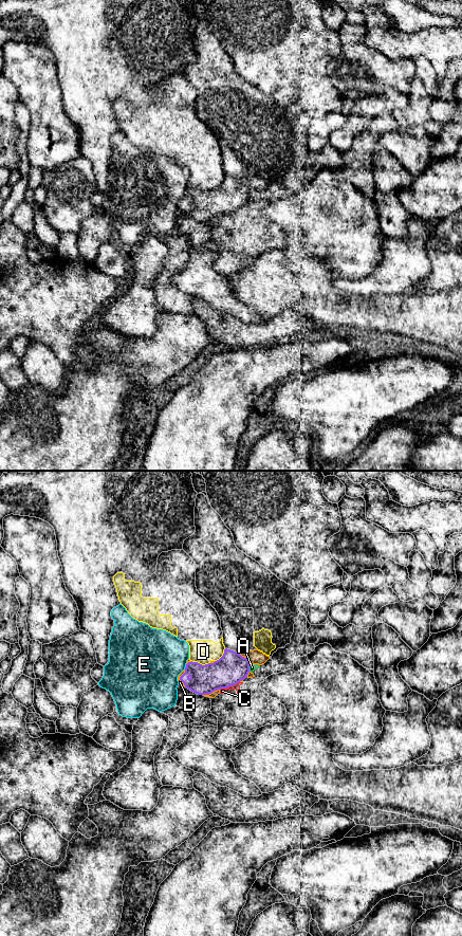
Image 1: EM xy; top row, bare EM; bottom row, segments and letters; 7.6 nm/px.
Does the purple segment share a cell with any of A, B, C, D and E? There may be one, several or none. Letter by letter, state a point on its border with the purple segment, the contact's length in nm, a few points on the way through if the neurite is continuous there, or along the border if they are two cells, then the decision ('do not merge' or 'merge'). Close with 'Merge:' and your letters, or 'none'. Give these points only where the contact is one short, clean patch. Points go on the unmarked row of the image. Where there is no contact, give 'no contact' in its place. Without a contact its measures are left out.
A: contact xy (248, 194); length 60 nm; do not merge
B: contact xy (246, 184); length 130 nm; merge
C: contact xy (229, 212); length 170 nm; border xy (239, 207), (220, 216); do not merge
D: contact xy (201, 190); length 150 nm; do not merge
E: contact xy (186, 193); length 40 nm; do not merge
Merge: B

